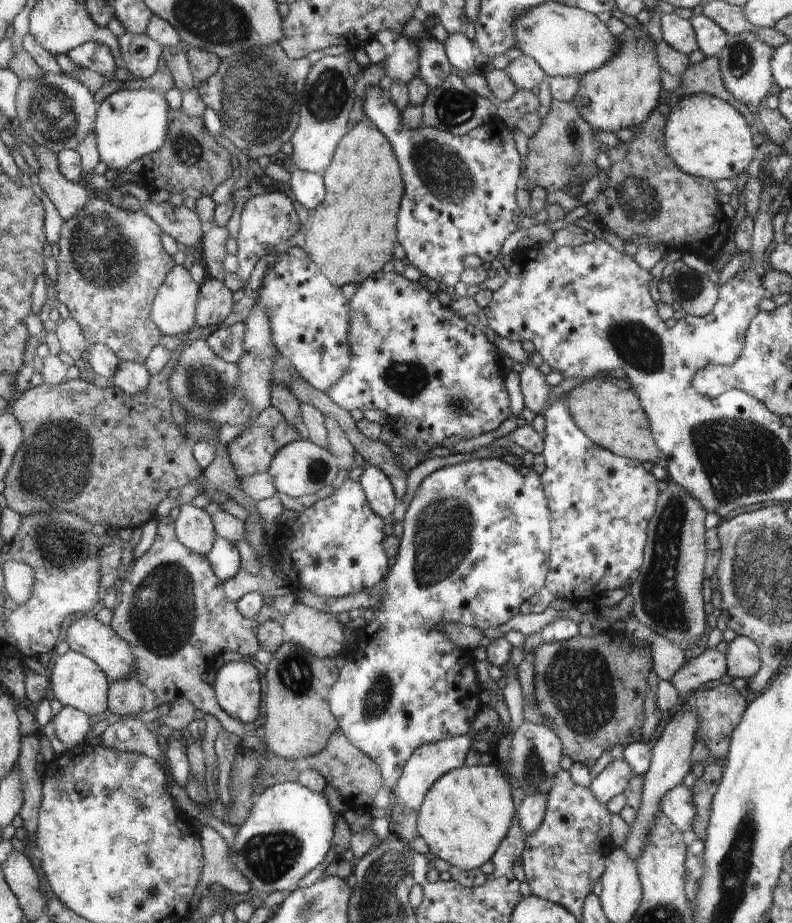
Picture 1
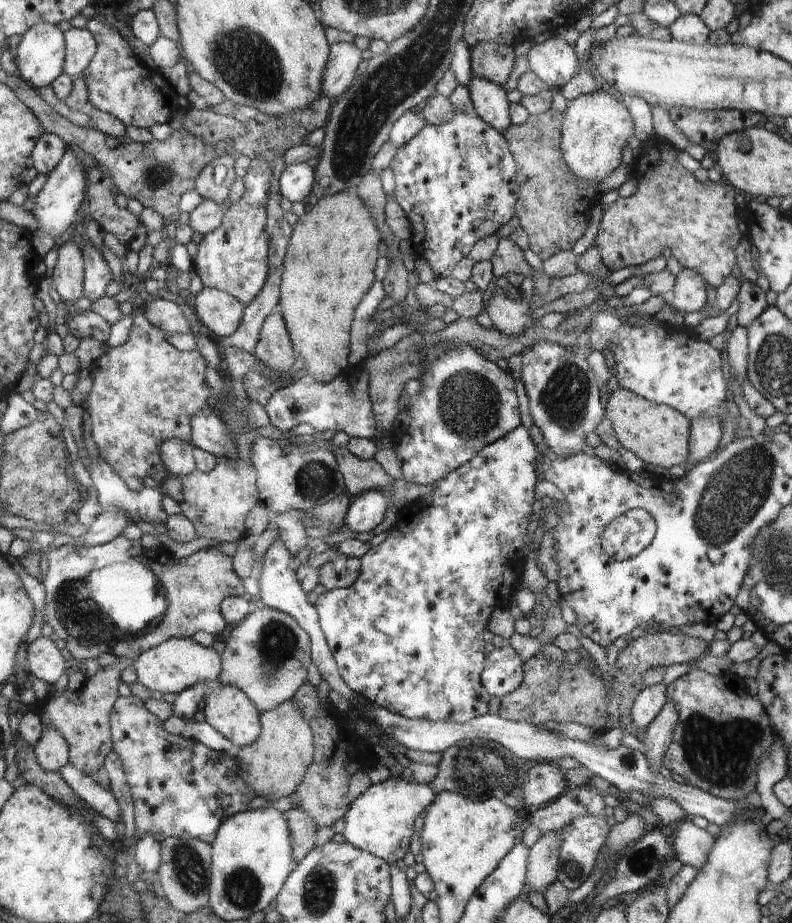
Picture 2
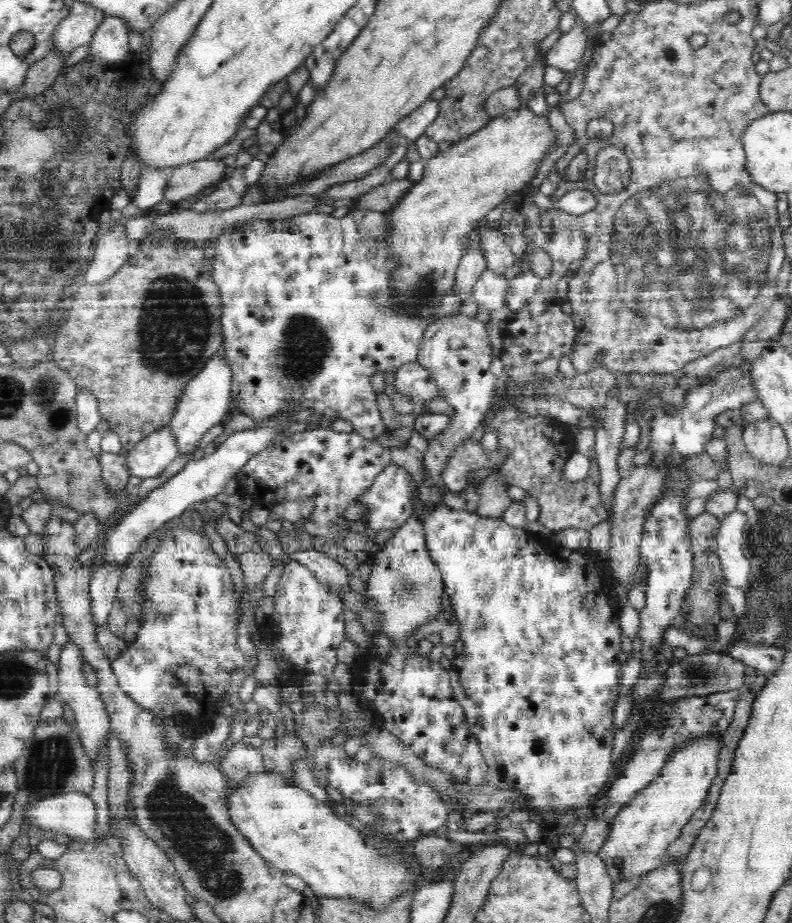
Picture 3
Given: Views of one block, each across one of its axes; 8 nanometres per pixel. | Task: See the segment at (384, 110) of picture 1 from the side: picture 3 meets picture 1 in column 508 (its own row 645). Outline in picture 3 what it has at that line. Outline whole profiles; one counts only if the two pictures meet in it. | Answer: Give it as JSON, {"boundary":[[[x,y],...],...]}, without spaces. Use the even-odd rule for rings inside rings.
{"boundary":[[[174,525],[169,530],[161,530],[160,534],[157,535],[156,552],[153,554],[153,558],[147,561],[147,570],[143,577],[143,594],[145,595],[145,604],[143,611],[143,622],[140,623],[140,634],[136,638],[136,642],[124,650],[124,654],[121,654],[117,659],[111,661],[111,667],[113,668],[114,674],[116,675],[120,689],[128,694],[128,697],[136,703],[140,708],[144,709],[145,712],[149,712],[151,716],[155,718],[164,718],[164,720],[174,720],[176,726],[190,726],[194,730],[200,730],[203,732],[204,729],[208,728],[214,718],[217,718],[216,710],[218,710],[218,702],[220,698],[226,698],[228,696],[228,674],[240,666],[244,666],[246,658],[244,654],[236,648],[236,608],[238,608],[238,602],[240,602],[240,594],[234,588],[232,584],[232,578],[230,578],[230,572],[228,568],[222,566],[222,562],[216,558],[216,554],[212,552],[210,548],[210,542],[208,538],[202,538],[198,530],[194,528],[187,528],[187,525],[180,527],[180,525]]]}

